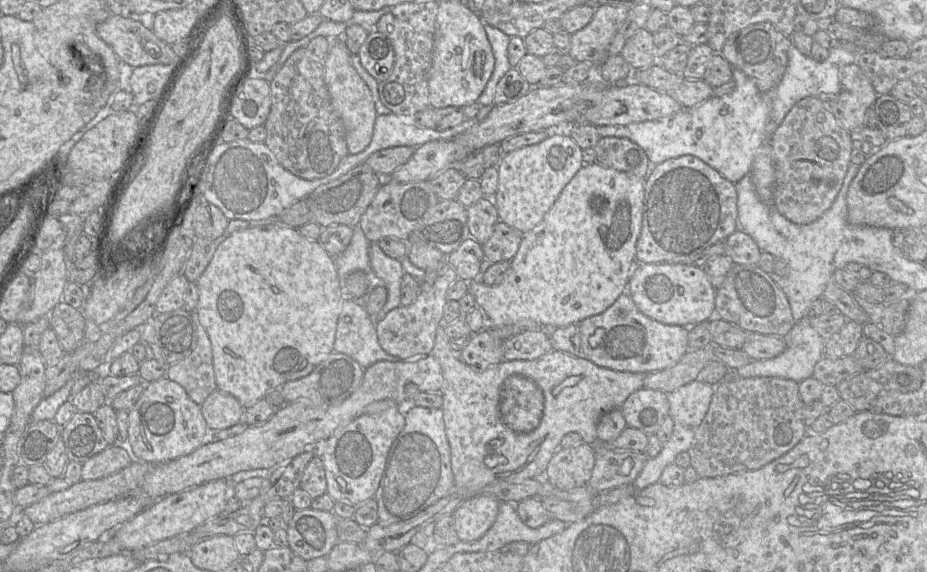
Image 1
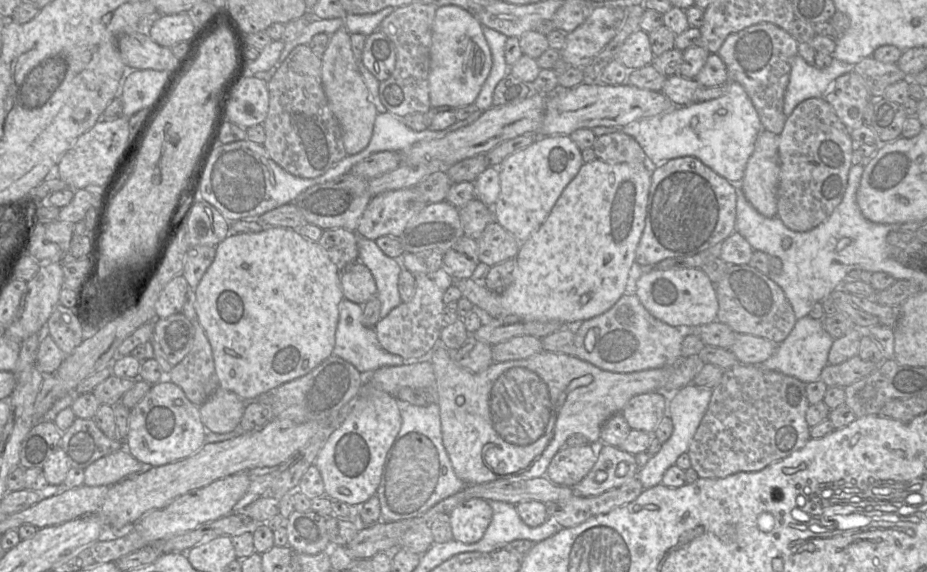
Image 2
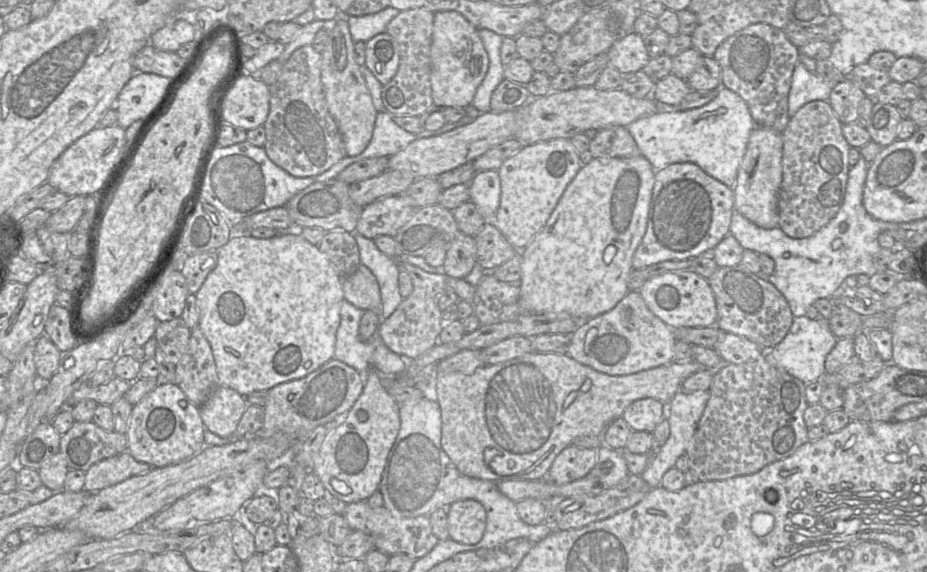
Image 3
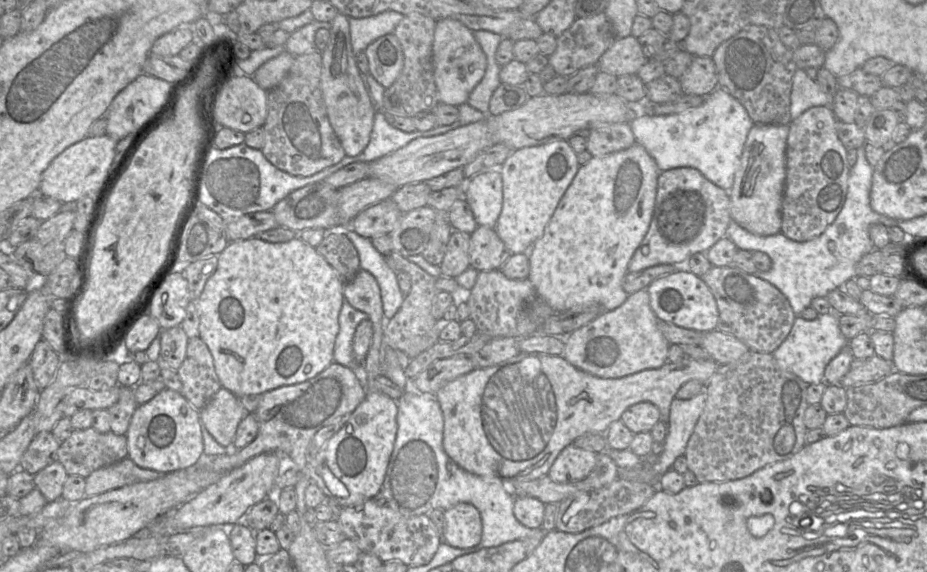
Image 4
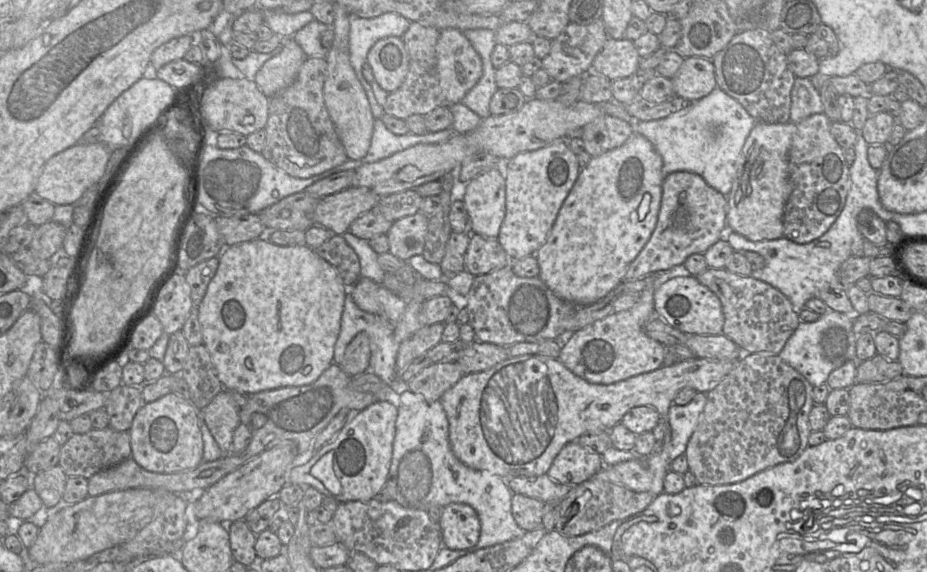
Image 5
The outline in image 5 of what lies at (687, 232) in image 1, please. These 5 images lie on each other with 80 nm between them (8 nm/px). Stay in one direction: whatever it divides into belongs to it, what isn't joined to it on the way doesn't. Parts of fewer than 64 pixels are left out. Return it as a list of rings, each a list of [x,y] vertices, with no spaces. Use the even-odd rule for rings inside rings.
[[[678,171],[664,177],[662,199],[656,227],[644,248],[629,265],[622,281],[634,281],[656,272],[667,272],[684,264],[692,254],[704,254],[720,240],[723,229],[727,226],[727,197],[709,186],[698,174]],[[686,193],[685,203],[680,203],[679,196]]]

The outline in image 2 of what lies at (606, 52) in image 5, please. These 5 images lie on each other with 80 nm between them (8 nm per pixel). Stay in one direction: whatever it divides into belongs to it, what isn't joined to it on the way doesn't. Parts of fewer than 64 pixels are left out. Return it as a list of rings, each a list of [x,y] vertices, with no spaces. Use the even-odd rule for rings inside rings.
[[[640,29],[627,37],[615,59],[630,71],[651,65],[654,57],[648,33]]]

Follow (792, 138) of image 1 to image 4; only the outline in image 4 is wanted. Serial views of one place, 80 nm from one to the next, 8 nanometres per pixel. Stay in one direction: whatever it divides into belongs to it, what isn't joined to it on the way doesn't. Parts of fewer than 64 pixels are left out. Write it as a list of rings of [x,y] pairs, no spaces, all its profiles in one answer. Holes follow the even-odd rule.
[[[814,106],[789,124],[781,232],[793,241],[819,237],[835,221],[845,203],[851,167],[847,148],[836,132],[837,121],[831,107]]]

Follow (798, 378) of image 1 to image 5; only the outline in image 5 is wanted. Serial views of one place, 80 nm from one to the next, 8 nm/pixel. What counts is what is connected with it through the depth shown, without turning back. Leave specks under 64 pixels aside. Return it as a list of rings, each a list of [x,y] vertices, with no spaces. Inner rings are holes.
[[[829,310],[817,321],[800,322],[778,354],[788,365],[814,386],[826,384],[829,374],[847,361],[856,360],[857,335],[853,331],[853,316]]]

